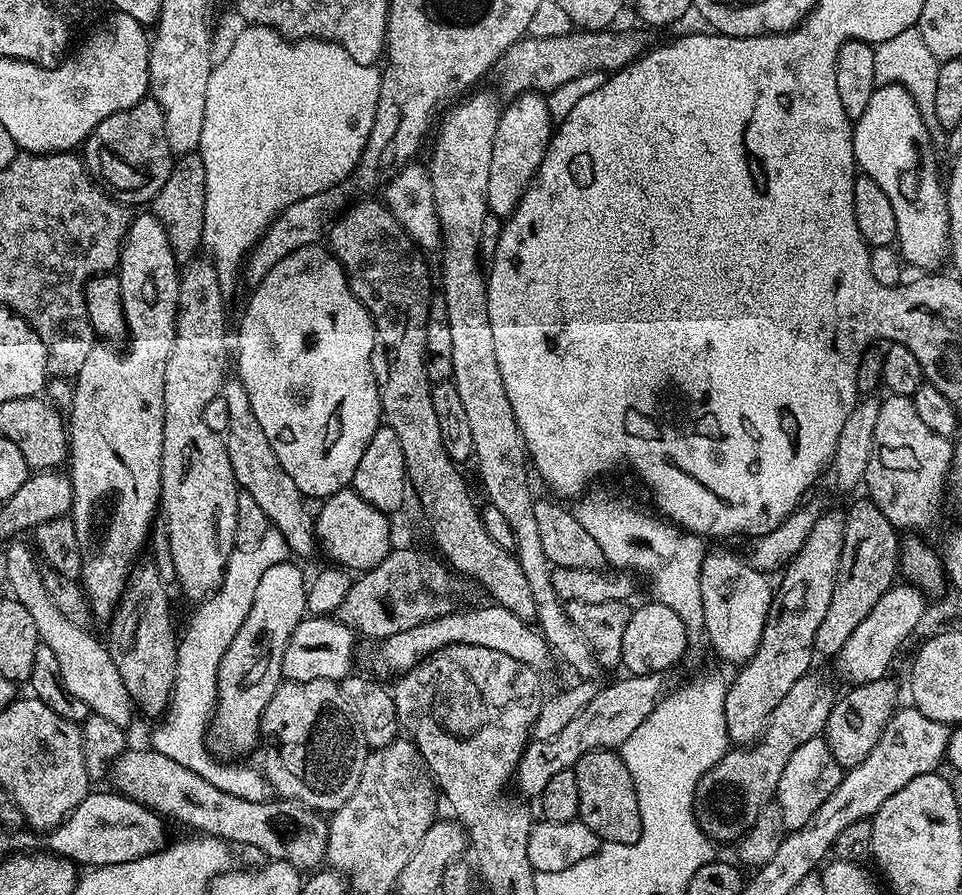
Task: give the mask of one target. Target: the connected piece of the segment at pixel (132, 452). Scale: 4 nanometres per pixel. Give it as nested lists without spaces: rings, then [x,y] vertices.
[[[151,214],[145,216],[131,217],[128,225],[128,233],[124,235],[124,244],[120,248],[120,263],[118,265],[120,277],[120,289],[122,290],[122,310],[126,318],[126,340],[128,349],[124,353],[115,352],[113,345],[108,342],[97,342],[92,345],[90,355],[82,370],[74,378],[72,390],[72,403],[70,412],[69,435],[70,435],[70,475],[72,477],[72,510],[70,519],[74,522],[74,534],[78,534],[78,550],[80,551],[80,574],[79,583],[84,590],[84,599],[88,601],[88,609],[98,621],[107,621],[112,613],[120,605],[120,599],[124,588],[128,585],[128,577],[132,569],[137,567],[141,559],[140,551],[145,551],[149,543],[154,525],[158,520],[158,509],[160,508],[160,471],[162,470],[162,438],[164,437],[164,383],[166,382],[166,362],[170,362],[170,350],[174,346],[174,334],[176,333],[176,307],[178,306],[178,286],[180,285],[180,273],[174,254],[170,250],[170,242],[166,238],[166,230],[158,222],[158,218]]]

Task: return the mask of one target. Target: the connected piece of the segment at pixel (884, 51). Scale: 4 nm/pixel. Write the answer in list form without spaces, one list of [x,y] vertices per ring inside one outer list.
[[[919,27],[907,28],[902,30],[901,34],[885,39],[874,46],[874,52],[874,74],[877,85],[900,84],[907,89],[914,98],[928,131],[932,134],[933,144],[941,145],[945,141],[946,132],[941,128],[935,113],[935,95],[938,90],[938,70],[941,63],[934,58],[934,54],[926,45]]]

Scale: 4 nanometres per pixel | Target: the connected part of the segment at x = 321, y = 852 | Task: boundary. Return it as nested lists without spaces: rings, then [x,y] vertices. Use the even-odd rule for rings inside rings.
[[[126,750],[113,762],[110,773],[111,787],[127,800],[136,800],[161,817],[169,818],[168,816],[170,816],[174,820],[181,820],[188,830],[195,830],[197,833],[207,836],[217,836],[229,845],[258,846],[268,856],[269,861],[286,860],[301,870],[316,870],[325,863],[328,851],[328,820],[321,813],[306,808],[303,804],[297,804],[294,800],[275,798],[258,802],[254,798],[235,796],[229,792],[218,790],[218,786],[206,782],[206,778],[202,778],[186,766],[178,766],[178,762],[166,758],[164,754],[151,750],[132,751]]]

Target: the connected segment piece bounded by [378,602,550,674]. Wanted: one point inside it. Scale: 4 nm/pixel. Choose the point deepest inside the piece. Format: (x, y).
(492, 626)

